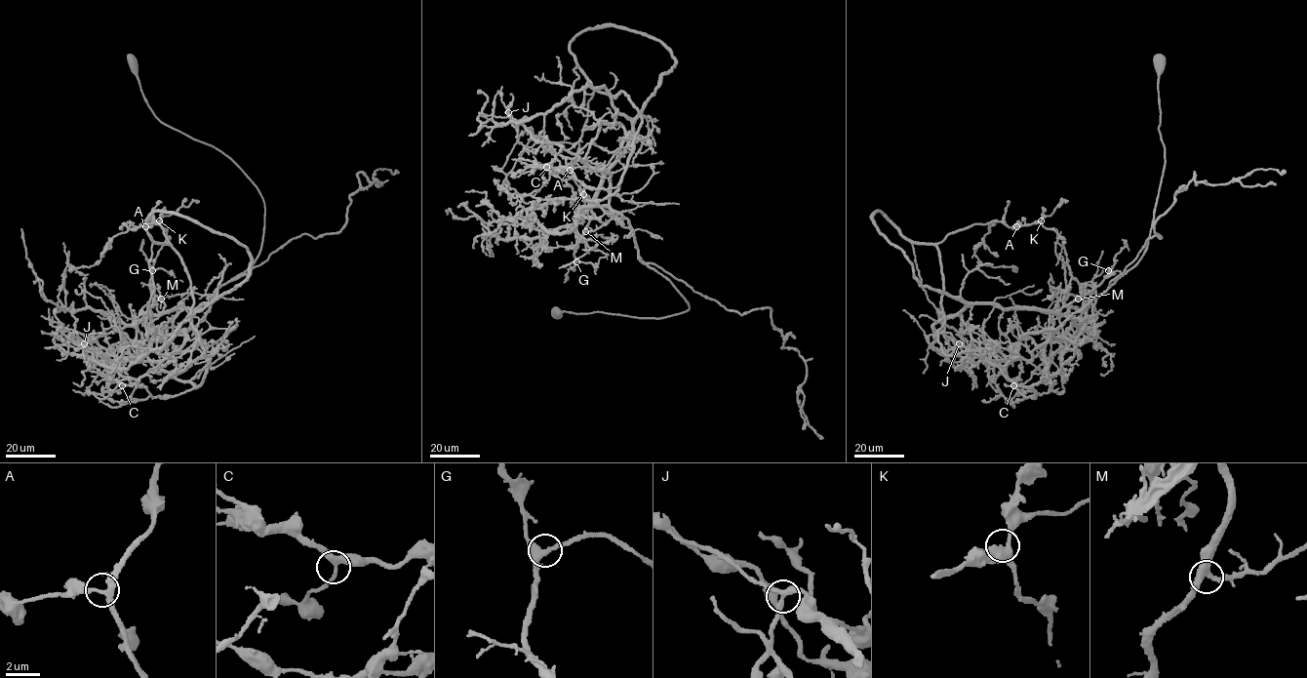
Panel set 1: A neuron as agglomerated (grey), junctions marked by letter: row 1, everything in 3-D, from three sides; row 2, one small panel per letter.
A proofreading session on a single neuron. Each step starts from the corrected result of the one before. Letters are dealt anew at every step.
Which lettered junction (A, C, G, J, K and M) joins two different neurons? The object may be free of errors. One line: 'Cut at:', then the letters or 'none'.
Cut at: J

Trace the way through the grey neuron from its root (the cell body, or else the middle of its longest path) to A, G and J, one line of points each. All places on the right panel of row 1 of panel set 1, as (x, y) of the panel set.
A: (1159, 61), (1165, 166), (1146, 251), (1052, 338), (1045, 332), (1071, 278), (1063, 239), (1040, 223), (1016, 226)
G: (1159, 61), (1159, 131), (1165, 166), (1146, 251), (1051, 338), (1045, 332), (1058, 312), (1093, 290), (1108, 270)
J: (1159, 61), (1165, 166), (1140, 259), (1056, 329), (1022, 335), (1016, 355), (993, 378), (987, 363), (960, 343)

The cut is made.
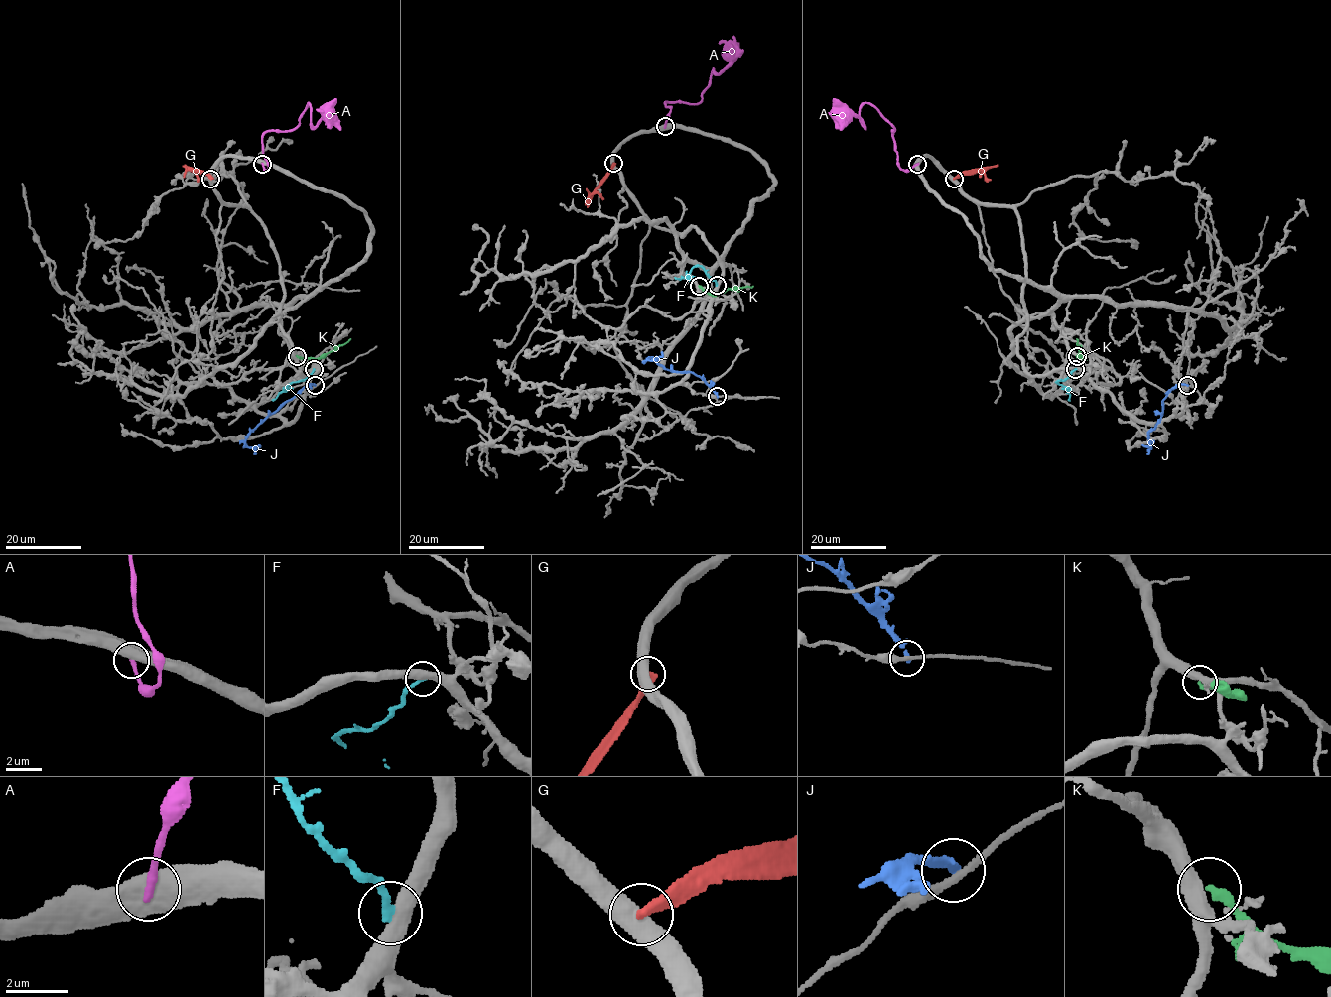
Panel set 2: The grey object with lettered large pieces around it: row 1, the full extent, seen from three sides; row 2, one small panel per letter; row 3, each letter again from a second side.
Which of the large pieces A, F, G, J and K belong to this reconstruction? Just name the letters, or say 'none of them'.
none of them

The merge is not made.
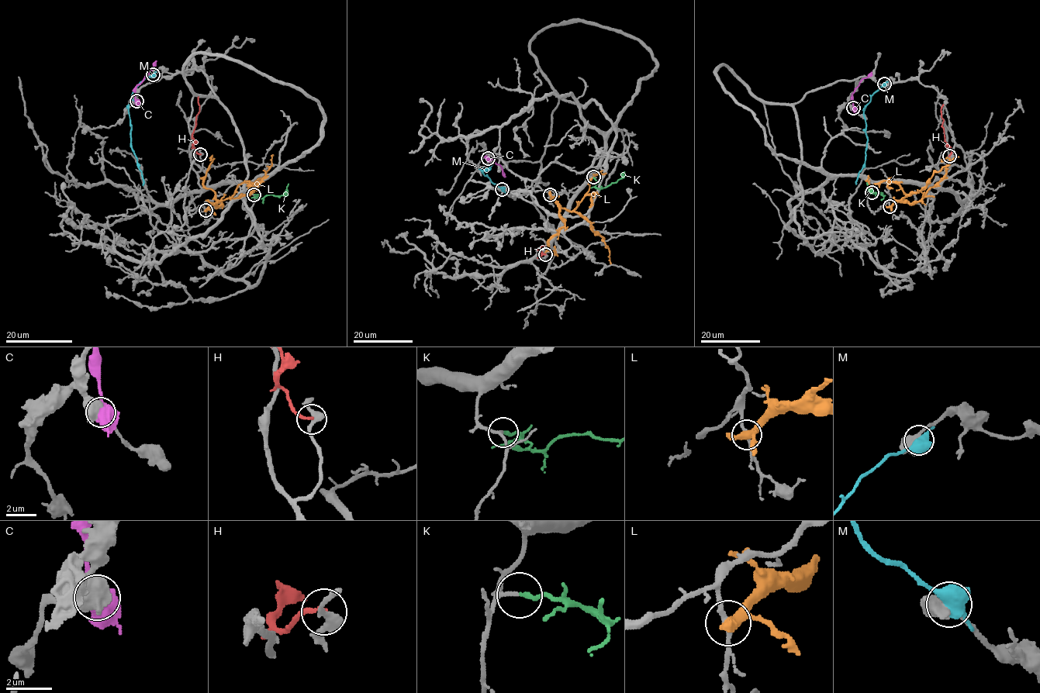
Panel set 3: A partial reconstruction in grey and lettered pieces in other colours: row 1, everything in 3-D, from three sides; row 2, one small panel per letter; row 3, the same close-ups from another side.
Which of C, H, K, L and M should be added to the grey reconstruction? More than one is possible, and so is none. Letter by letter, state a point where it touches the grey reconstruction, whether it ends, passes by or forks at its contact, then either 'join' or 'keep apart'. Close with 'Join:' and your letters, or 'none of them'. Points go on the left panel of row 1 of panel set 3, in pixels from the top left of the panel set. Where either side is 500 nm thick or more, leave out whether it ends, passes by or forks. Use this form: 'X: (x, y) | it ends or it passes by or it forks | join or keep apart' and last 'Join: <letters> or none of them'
C: (136, 101) | keep apart
H: (200, 154) | it ends | keep apart
K: (253, 194) | it ends | join
L: (205, 210) | it passes by | keep apart
M: (153, 74) | it forks | keep apart
Join: K

